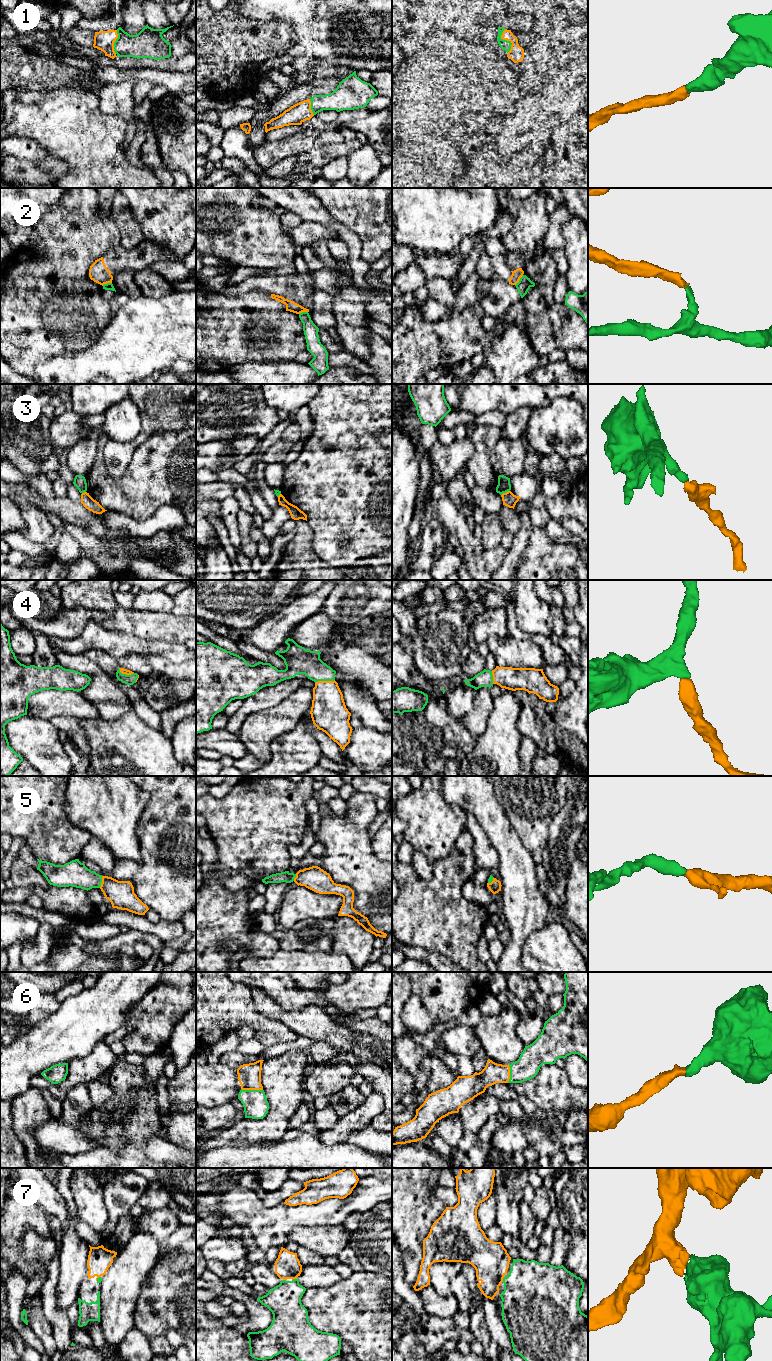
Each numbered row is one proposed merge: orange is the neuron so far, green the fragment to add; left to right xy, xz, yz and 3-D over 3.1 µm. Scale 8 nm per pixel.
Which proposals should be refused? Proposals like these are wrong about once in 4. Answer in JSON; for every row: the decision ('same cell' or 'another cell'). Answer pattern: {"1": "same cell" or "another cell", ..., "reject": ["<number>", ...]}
{"1": "same cell", "2": "another cell", "3": "another cell", "4": "same cell", "5": "same cell", "6": "same cell", "7": "same cell", "reject": ["2", "3"]}

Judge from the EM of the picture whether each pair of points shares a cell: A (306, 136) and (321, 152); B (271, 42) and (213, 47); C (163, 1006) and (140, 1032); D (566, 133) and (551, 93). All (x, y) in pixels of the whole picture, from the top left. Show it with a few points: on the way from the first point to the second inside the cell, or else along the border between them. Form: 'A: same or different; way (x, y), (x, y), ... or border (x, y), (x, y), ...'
A: different; border (315, 145), (297, 155)
B: same; way (257, 45), (253, 47), (227, 47)
C: same; way (157, 1012), (146, 1026)
D: different; border (577, 111), (551, 130), (550, 144)

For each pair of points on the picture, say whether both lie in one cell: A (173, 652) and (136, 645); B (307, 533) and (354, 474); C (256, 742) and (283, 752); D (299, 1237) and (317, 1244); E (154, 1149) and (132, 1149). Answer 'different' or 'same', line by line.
A: same
B: different
C: different
D: same
E: different

